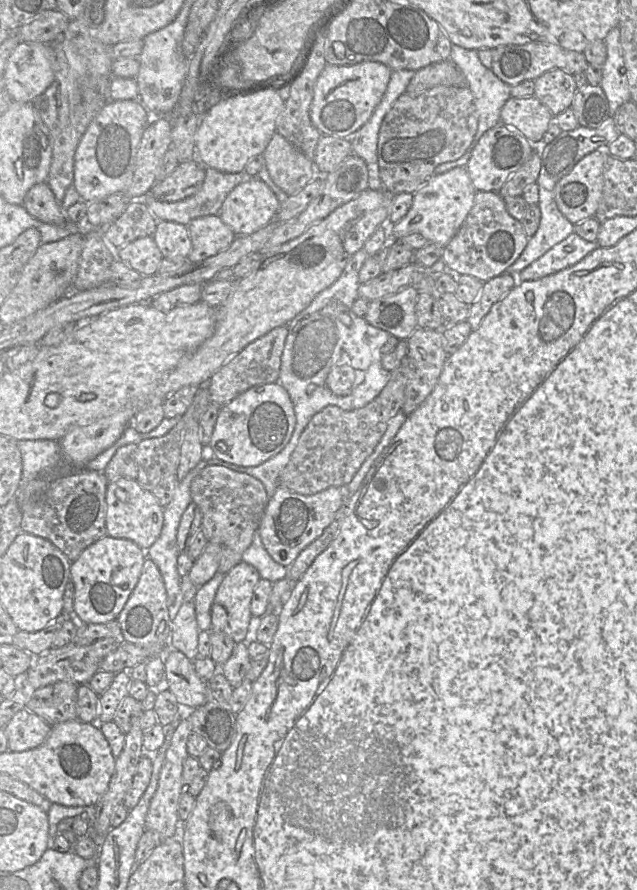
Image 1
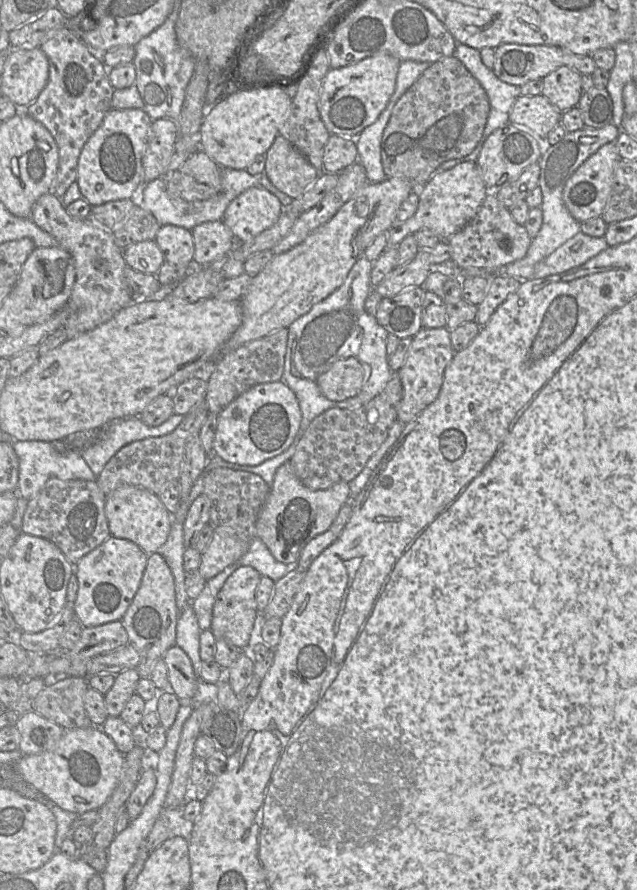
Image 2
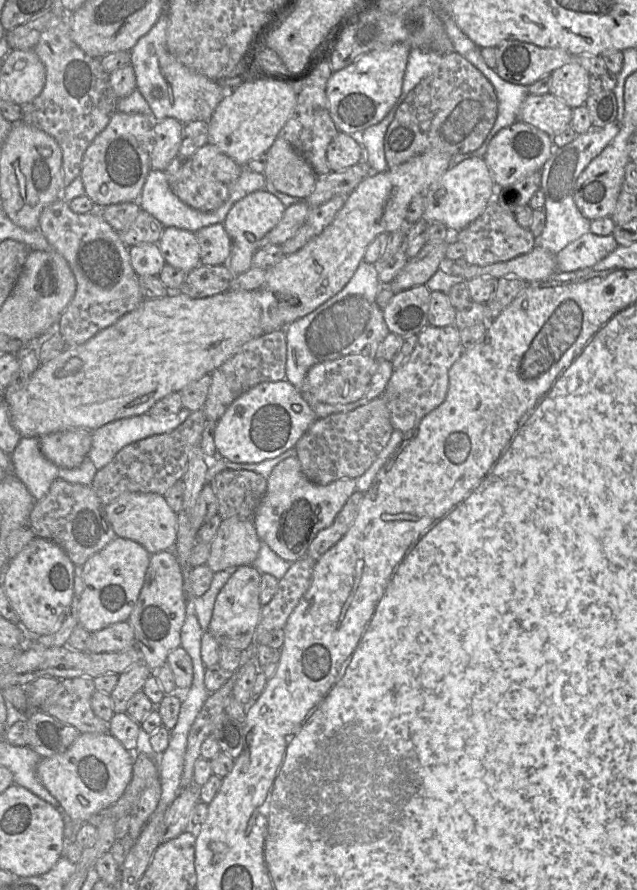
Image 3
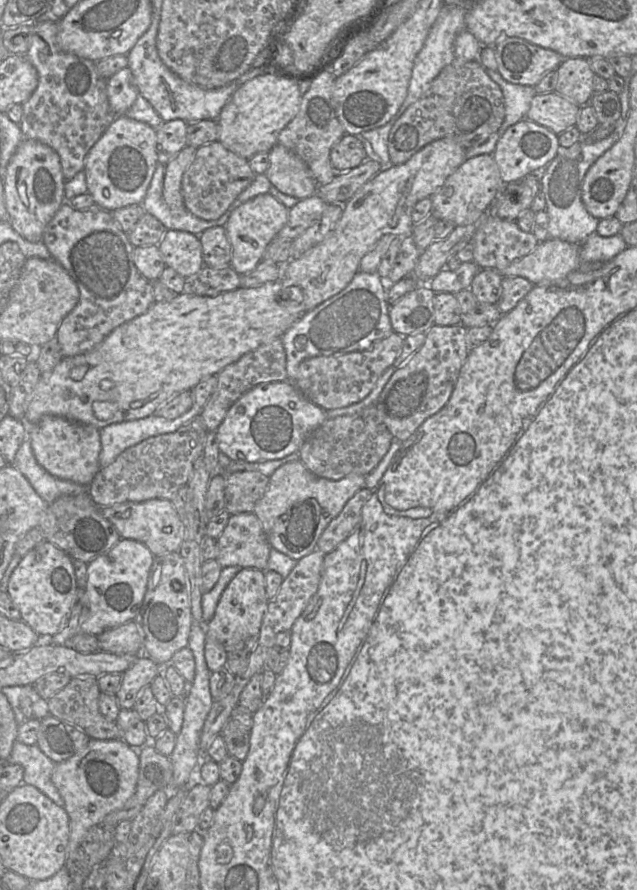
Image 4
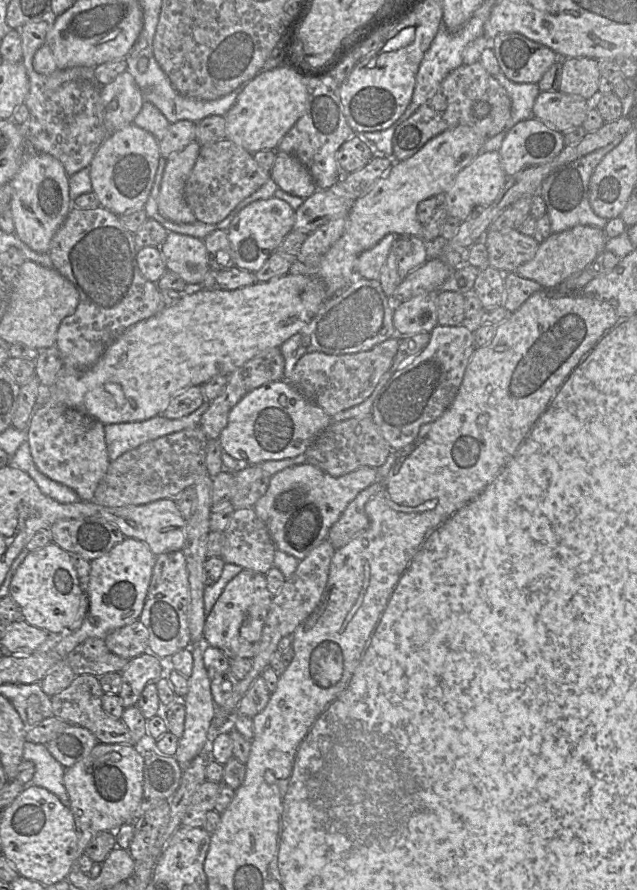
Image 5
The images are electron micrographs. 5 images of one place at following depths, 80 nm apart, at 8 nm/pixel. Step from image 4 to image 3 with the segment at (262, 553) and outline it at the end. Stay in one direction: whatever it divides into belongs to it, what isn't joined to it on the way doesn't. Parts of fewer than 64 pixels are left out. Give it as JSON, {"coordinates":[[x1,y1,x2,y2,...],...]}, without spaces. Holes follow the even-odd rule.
{"coordinates":[[222,520,210,543,206,565,214,573,229,567,252,565,259,554,261,542,253,520]]}

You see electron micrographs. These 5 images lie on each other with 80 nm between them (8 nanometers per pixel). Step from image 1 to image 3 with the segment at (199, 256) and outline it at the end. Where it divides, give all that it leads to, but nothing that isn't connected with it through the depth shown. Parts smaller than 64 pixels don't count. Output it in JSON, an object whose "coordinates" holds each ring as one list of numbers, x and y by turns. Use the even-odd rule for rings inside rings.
{"coordinates":[[223,223,202,227,196,234,200,246,200,262,202,265,223,265,230,257,232,240]]}

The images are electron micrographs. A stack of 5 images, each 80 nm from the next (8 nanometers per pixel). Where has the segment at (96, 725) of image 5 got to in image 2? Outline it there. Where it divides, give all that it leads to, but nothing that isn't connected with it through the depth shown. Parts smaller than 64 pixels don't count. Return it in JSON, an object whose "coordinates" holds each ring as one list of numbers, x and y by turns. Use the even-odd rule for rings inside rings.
{"coordinates":[[67,677,47,685,34,699,32,711,64,729,92,727,84,708,88,687,85,677]]}

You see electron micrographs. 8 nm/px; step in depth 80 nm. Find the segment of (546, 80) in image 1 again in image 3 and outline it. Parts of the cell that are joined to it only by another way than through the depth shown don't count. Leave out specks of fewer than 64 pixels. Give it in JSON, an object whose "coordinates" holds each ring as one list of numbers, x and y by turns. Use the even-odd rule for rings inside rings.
{"coordinates":[[576,62,566,63,550,74,549,93,564,100,572,109,585,104,589,95,590,73]]}

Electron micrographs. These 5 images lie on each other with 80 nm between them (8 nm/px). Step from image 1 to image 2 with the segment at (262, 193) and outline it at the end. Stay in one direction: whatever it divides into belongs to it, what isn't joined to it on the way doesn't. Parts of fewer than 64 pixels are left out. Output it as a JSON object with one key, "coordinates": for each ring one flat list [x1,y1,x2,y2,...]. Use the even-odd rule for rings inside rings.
{"coordinates":[[261,185,237,196,224,212,222,221,237,242,249,242,273,226,284,207,278,197]]}

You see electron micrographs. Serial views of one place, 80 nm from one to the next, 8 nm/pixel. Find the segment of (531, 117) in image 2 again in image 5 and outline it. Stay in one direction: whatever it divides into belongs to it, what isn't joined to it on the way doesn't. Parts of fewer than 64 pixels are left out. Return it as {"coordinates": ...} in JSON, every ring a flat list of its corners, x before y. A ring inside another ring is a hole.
{"coordinates":[[540,91,533,105,532,117,565,133,583,124,592,102,560,91]]}

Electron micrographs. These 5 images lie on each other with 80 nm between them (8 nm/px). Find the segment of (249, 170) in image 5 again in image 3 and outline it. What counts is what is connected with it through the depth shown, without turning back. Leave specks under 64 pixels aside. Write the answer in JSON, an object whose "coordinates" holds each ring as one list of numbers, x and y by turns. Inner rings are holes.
{"coordinates":[[207,143,183,161,170,188,188,206,199,211,210,212,216,210,227,200,243,167,247,166,239,165,218,147]]}

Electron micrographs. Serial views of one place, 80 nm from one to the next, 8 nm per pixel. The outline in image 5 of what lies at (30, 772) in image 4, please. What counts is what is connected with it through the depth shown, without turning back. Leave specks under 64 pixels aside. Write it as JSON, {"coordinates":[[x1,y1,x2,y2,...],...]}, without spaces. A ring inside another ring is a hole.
{"coordinates":[[26,741,23,760,31,761,35,766,31,784,47,789,56,795,63,805,69,807,70,800,63,782,65,767,50,754,47,747]]}

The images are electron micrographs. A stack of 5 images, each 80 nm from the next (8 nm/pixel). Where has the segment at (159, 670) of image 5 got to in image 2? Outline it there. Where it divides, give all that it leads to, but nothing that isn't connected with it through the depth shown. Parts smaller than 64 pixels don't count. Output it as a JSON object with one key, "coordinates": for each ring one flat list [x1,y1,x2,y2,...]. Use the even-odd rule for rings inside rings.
{"coordinates":[[135,668,126,669,116,675,113,686,104,694,108,716,117,717,121,714,131,696,136,693,140,676]]}

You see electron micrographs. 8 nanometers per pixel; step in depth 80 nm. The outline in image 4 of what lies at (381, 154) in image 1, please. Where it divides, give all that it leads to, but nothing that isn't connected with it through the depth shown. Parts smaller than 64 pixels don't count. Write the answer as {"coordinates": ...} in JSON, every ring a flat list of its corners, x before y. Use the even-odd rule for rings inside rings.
{"coordinates":[[455,58,393,125,388,137,390,160,393,165,403,164,424,146,442,138,450,138,465,149,477,147,500,129,504,119,505,102,500,86,489,77,478,59,467,61]]}

